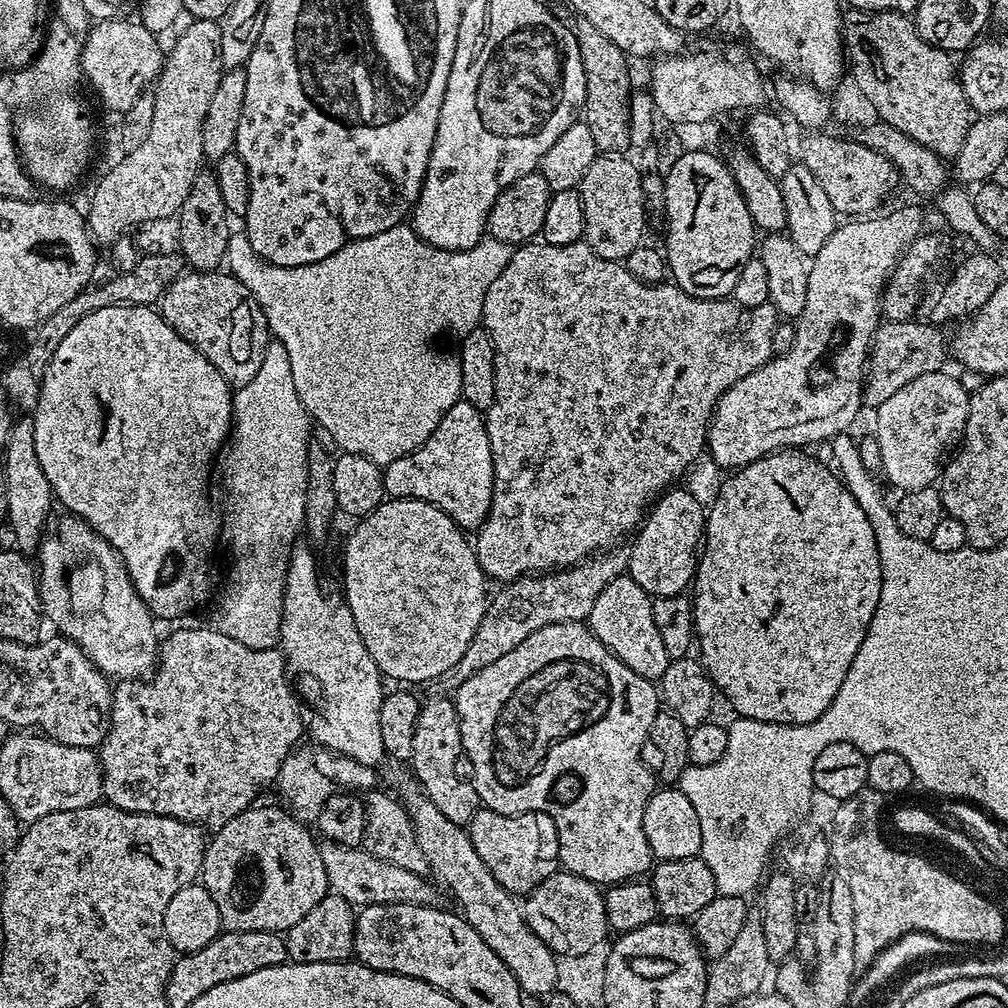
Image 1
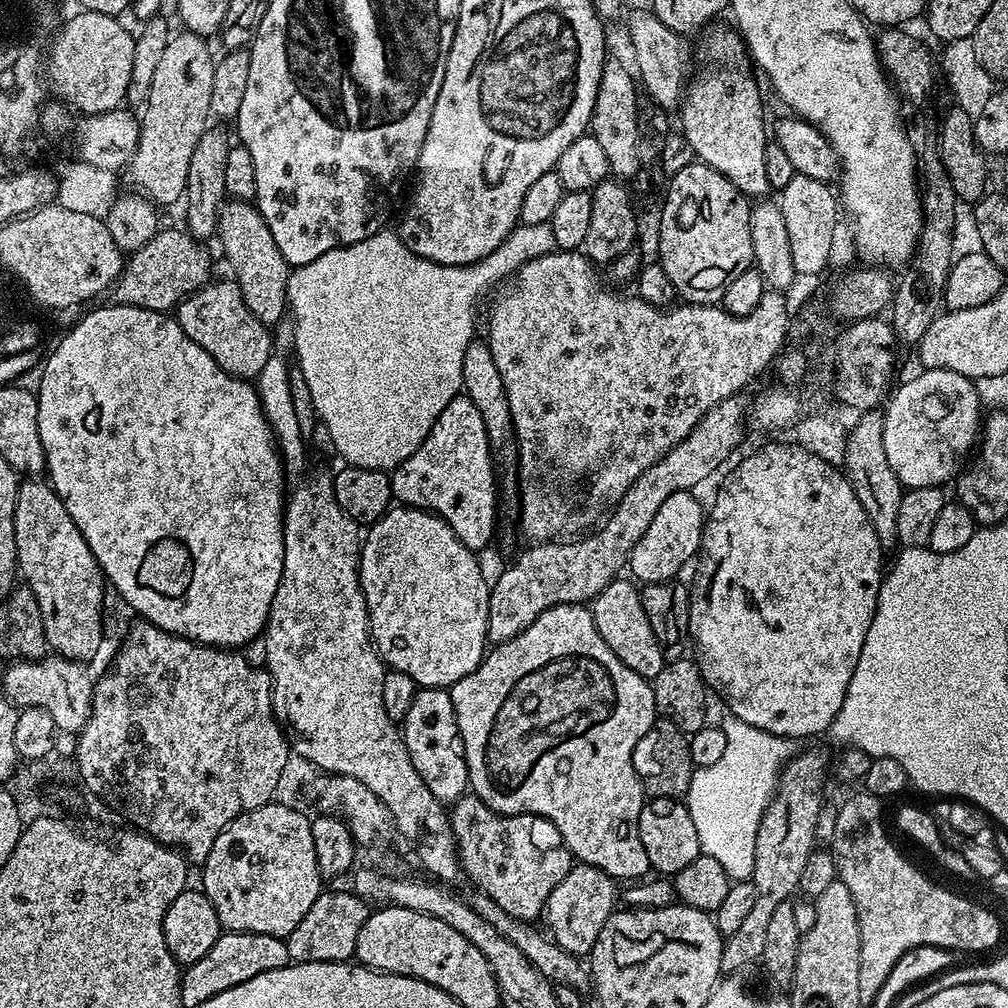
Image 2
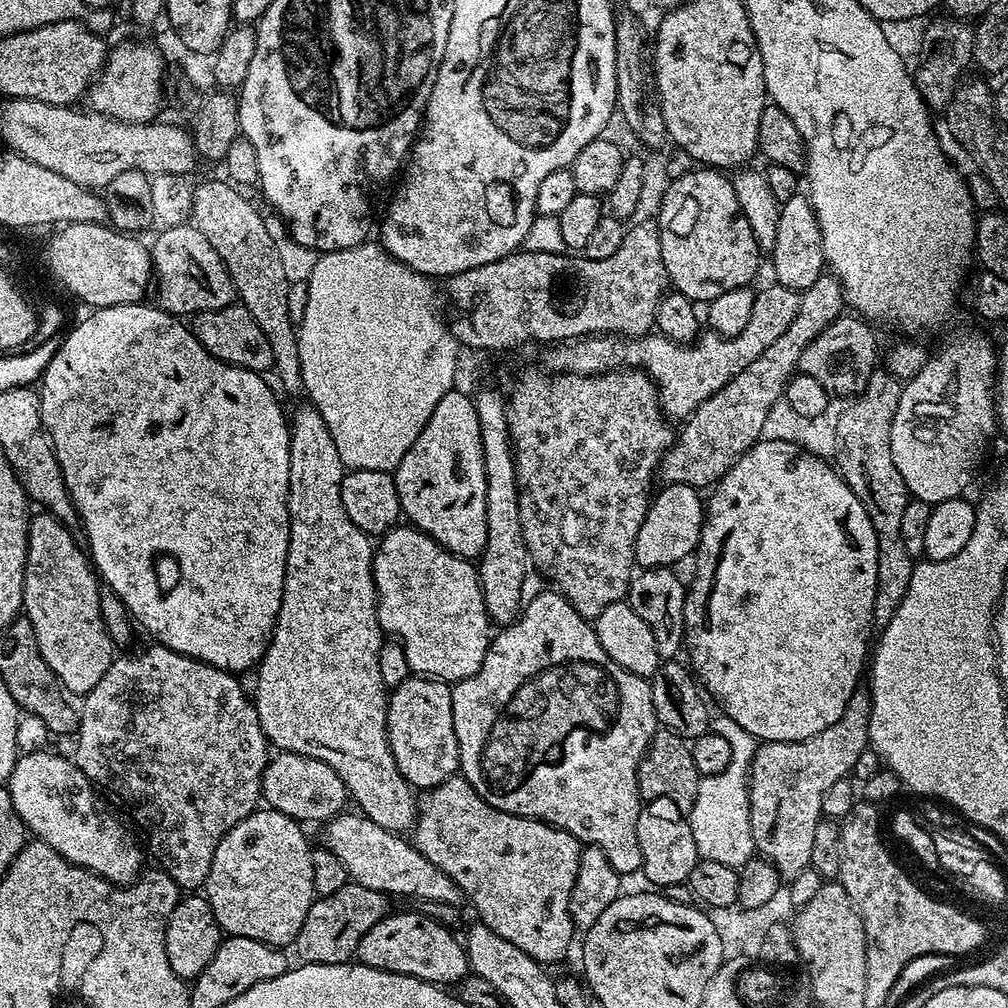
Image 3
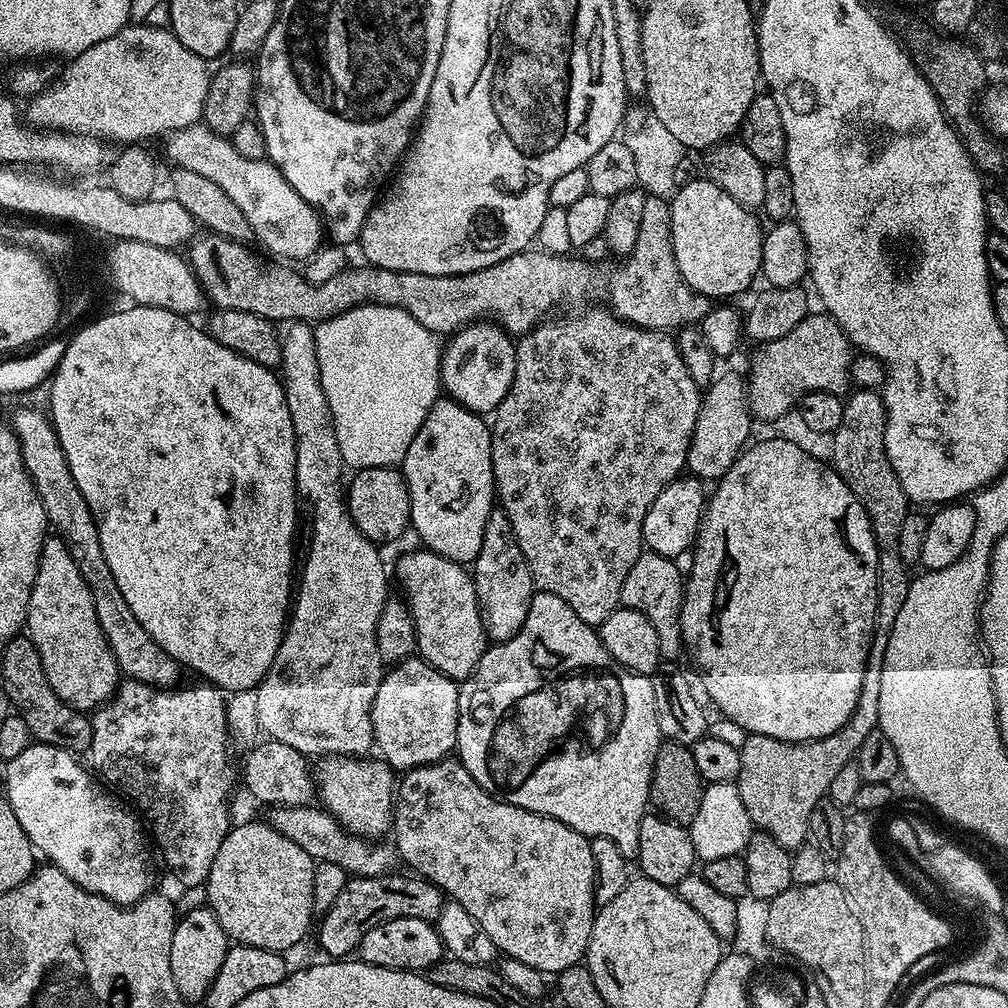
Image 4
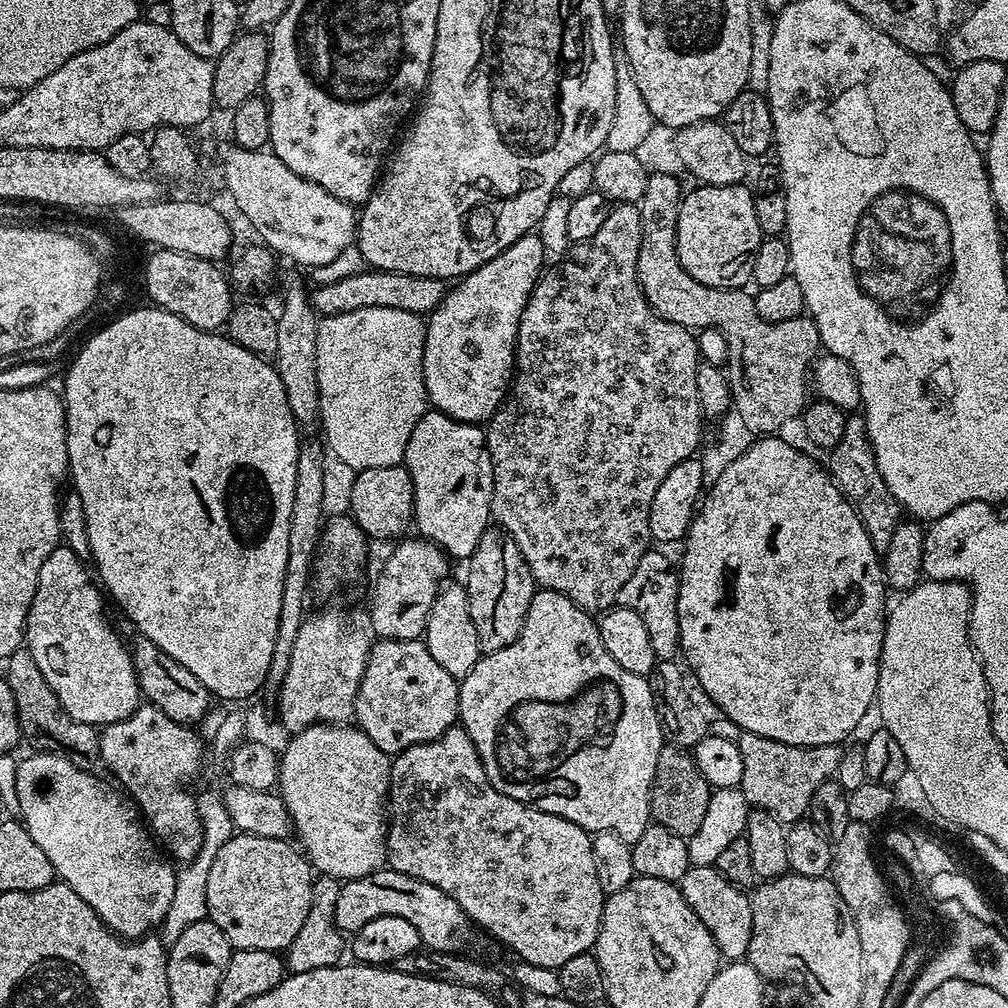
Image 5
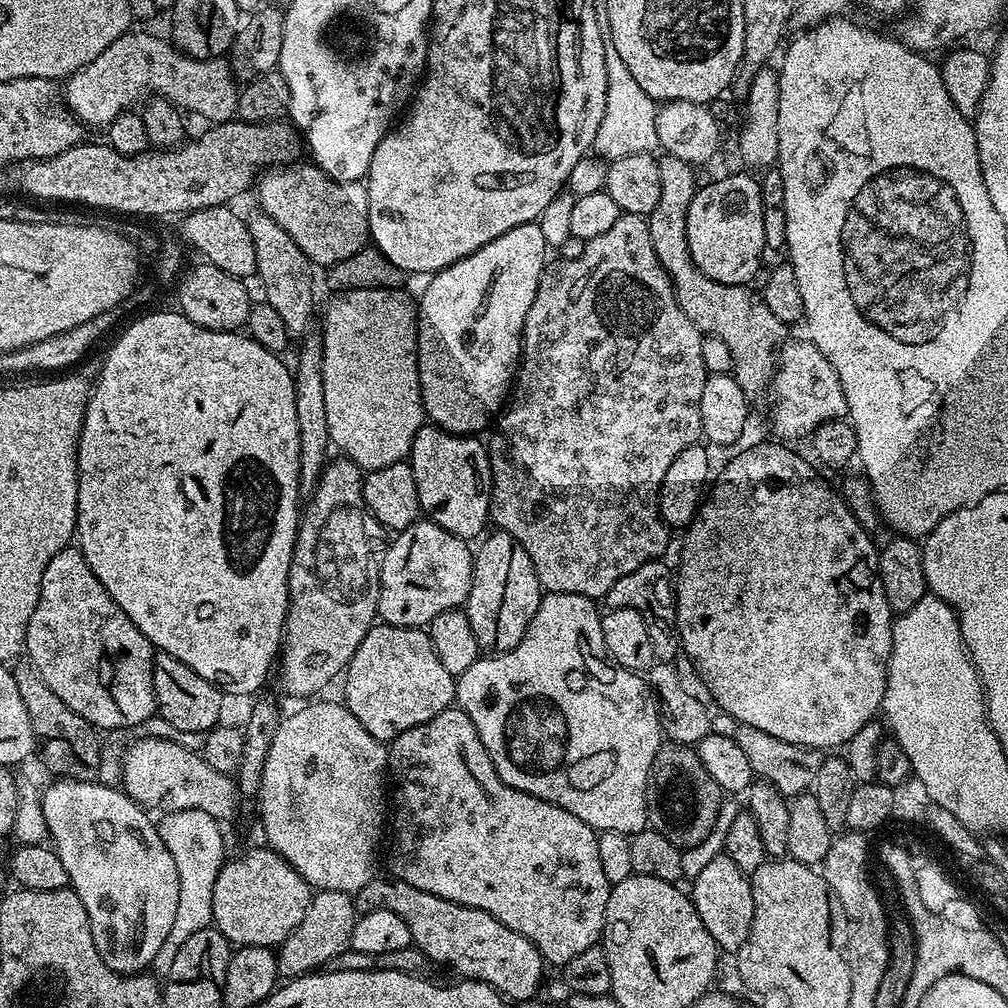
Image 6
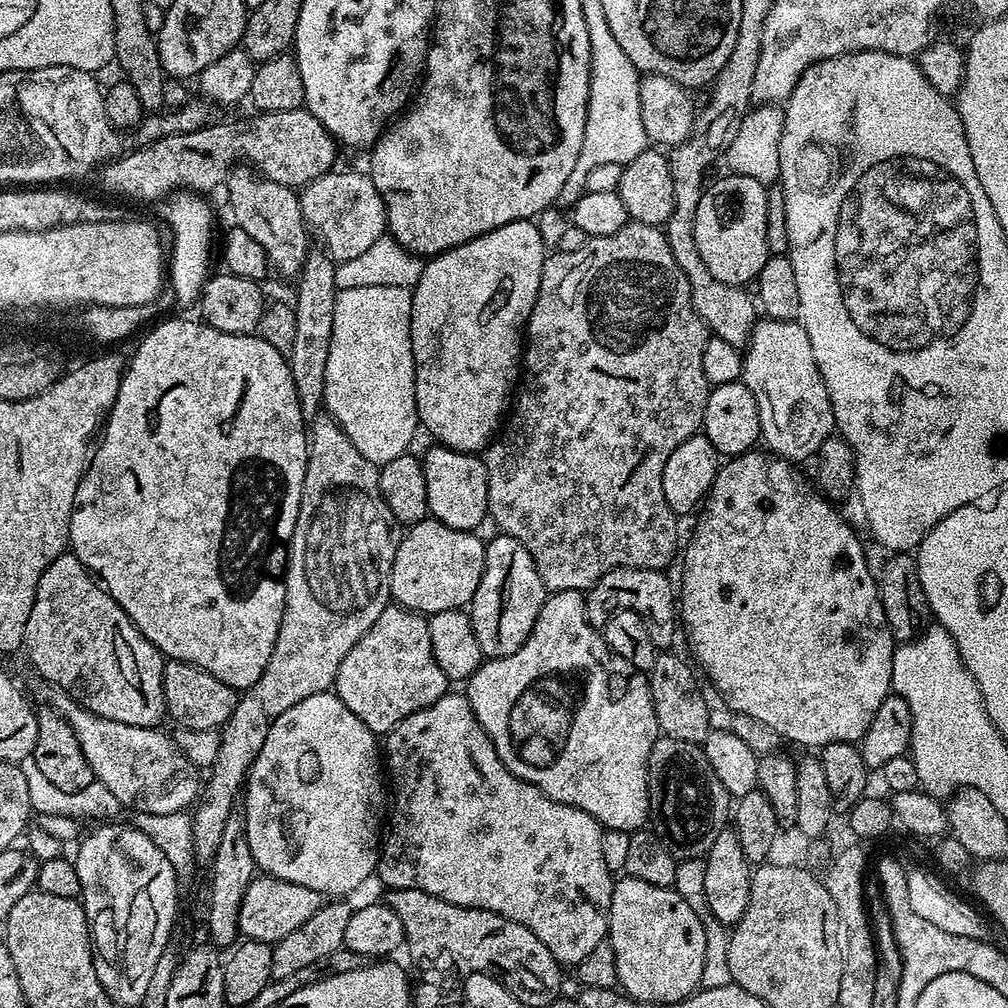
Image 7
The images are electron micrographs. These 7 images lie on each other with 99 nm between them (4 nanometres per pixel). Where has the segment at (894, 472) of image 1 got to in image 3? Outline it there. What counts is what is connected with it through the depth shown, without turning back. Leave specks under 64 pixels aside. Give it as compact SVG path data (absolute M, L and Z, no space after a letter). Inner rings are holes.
M964 336L961 340L956 340L953 344L948 344L940 353L929 355L928 360L918 370L918 374L907 381L900 389L900 401L898 410L894 414L894 422L890 430L890 450L894 454L894 466L898 466L898 474L902 474L902 482L906 482L909 493L915 499L927 504L941 504L947 500L955 500L965 495L968 483L972 480L972 475L980 468L980 463L984 460L984 451L988 448L988 443L992 440L992 435L997 435L997 411L994 399L994 381L997 379L998 352L994 347L988 345L988 340L984 336Z

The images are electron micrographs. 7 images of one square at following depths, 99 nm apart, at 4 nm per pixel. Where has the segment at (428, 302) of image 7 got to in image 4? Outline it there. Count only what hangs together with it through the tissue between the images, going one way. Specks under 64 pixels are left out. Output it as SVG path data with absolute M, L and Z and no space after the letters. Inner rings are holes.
M491 322L470 323L455 333L443 345L443 349L444 353L440 359L440 382L443 391L451 399L456 400L462 406L466 406L472 412L495 413L496 407L502 402L502 398L506 398L506 394L514 382L516 346L513 337L509 336L503 328Z

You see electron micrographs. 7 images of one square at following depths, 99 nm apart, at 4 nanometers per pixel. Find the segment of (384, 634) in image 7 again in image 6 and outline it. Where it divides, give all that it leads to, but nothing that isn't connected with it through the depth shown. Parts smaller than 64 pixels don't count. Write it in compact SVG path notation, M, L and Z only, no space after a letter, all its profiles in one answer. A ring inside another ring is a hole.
M383 622L373 624L366 638L362 638L354 658L350 658L343 680L343 703L373 738L381 742L390 742L398 734L422 722L430 722L430 718L442 714L442 710L453 707L456 698L456 677L442 666L442 662L438 662L431 635L424 628L399 628Z

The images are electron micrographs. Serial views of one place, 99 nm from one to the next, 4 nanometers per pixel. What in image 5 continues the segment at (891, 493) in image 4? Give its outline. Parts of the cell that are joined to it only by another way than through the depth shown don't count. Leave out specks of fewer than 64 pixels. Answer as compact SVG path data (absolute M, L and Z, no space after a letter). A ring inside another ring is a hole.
M852 414L847 417L841 441L831 448L827 456L826 467L829 476L840 487L840 493L848 499L850 506L858 514L866 534L872 539L874 550L878 554L884 553L890 546L890 538L894 538L894 530L902 523L902 509L894 494L890 494L890 486L886 486L878 470L878 462L874 458L863 415ZM741 731L738 743L742 750L740 791L752 808L761 808L764 812L774 814L785 826L805 819L812 807L814 790L818 790L822 782L833 779L839 770L842 753L839 744L803 748L746 731Z

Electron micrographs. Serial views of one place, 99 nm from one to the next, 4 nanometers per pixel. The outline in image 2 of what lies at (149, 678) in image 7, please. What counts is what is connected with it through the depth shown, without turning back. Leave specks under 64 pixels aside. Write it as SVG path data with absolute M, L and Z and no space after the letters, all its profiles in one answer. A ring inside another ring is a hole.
M24 478L16 489L14 506L14 546L16 562L23 583L38 598L38 610L42 610L42 626L49 649L67 660L88 662L104 640L104 588L106 581L100 571L100 563L94 558L82 530L74 526L62 498L44 478Z

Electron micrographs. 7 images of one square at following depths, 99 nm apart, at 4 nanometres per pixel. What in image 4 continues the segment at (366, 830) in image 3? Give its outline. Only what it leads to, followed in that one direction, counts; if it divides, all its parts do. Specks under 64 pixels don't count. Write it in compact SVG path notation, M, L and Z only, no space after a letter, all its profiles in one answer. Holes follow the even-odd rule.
M299 804L289 808L277 808L275 806L267 809L267 823L271 824L278 834L290 838L310 854L310 858L317 862L334 862L342 866L352 876L383 876L389 871L388 868L394 861L394 852L384 842L373 842L371 839L355 836L348 832L336 821L335 816L328 813L323 807Z

